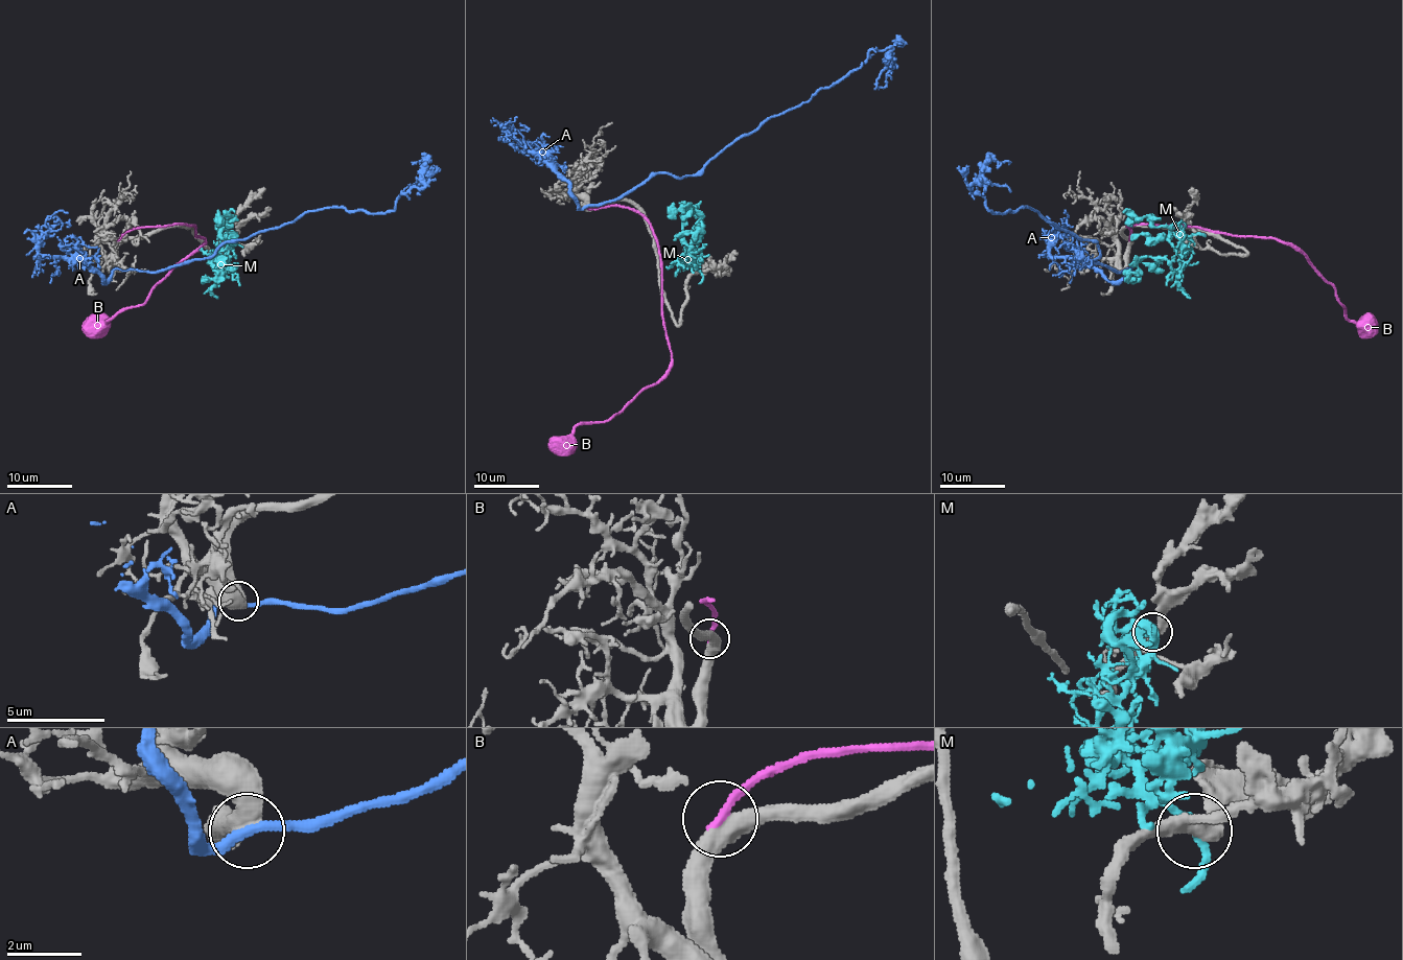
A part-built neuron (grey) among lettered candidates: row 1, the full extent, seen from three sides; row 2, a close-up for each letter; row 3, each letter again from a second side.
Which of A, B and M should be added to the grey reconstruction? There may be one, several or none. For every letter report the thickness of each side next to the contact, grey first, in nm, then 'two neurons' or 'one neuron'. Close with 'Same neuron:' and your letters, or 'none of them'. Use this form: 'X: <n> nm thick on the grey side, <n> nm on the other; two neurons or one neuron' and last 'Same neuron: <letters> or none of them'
A: 480 nm thick on the grey side, 260 nm on the other; two neurons
B: 500 nm thick on the grey side, 240 nm on the other; one neuron
M: 300 nm thick on the grey side, 240 nm on the other; two neurons
Same neuron: B

